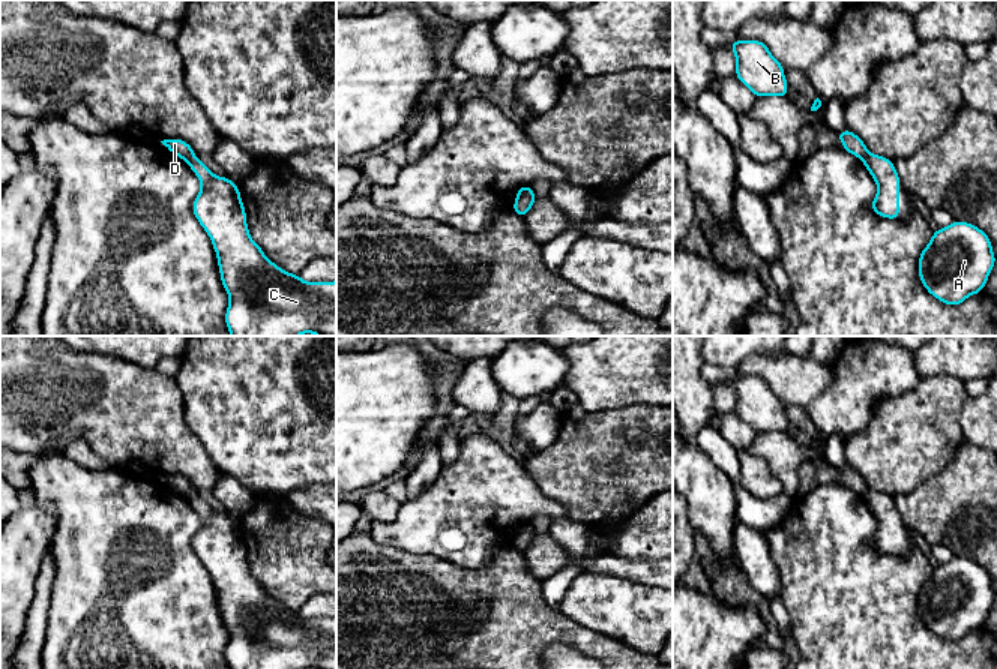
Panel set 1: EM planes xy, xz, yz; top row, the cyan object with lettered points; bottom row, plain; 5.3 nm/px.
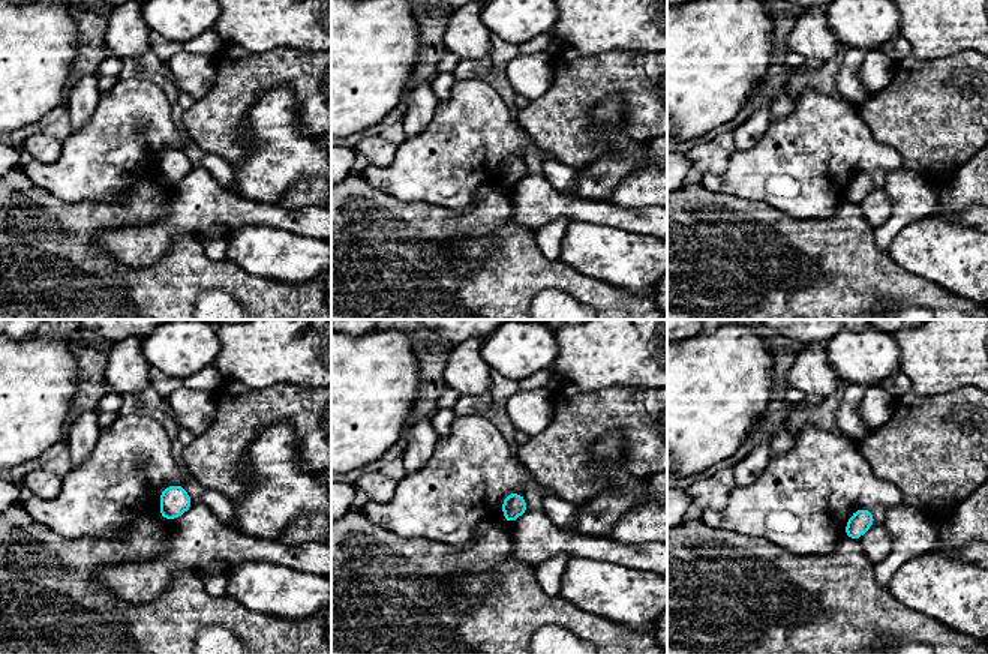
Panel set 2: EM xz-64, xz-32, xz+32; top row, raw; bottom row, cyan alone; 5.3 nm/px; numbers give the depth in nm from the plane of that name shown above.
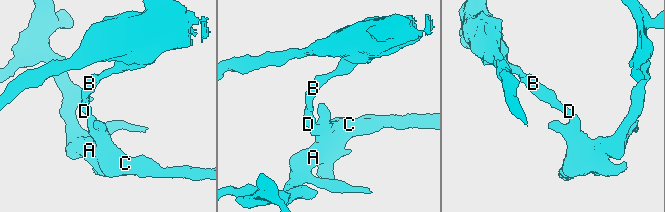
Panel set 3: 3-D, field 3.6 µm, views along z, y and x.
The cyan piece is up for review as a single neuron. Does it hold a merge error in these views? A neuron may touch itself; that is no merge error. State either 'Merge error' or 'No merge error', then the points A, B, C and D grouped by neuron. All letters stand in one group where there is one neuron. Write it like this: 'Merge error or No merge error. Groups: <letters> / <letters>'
Merge error. Groups: A C / B D

